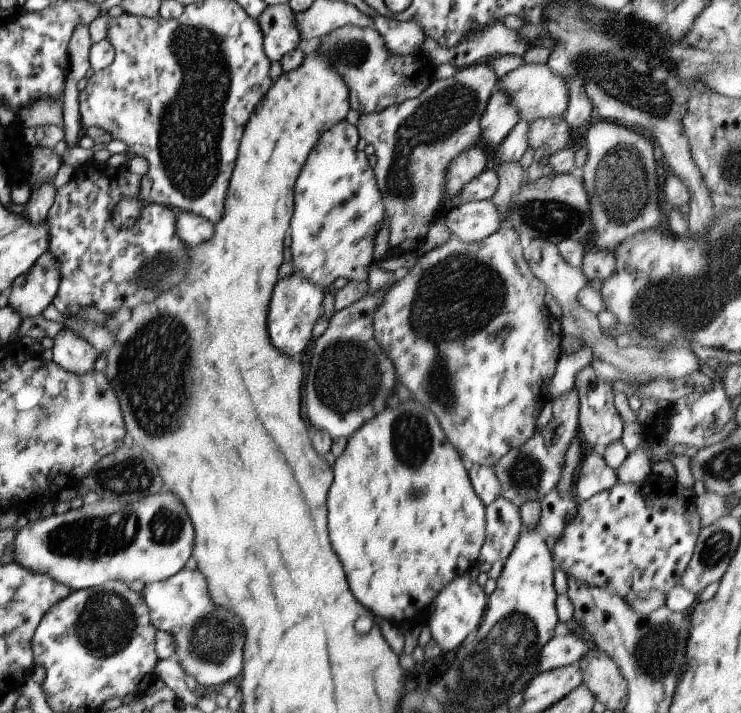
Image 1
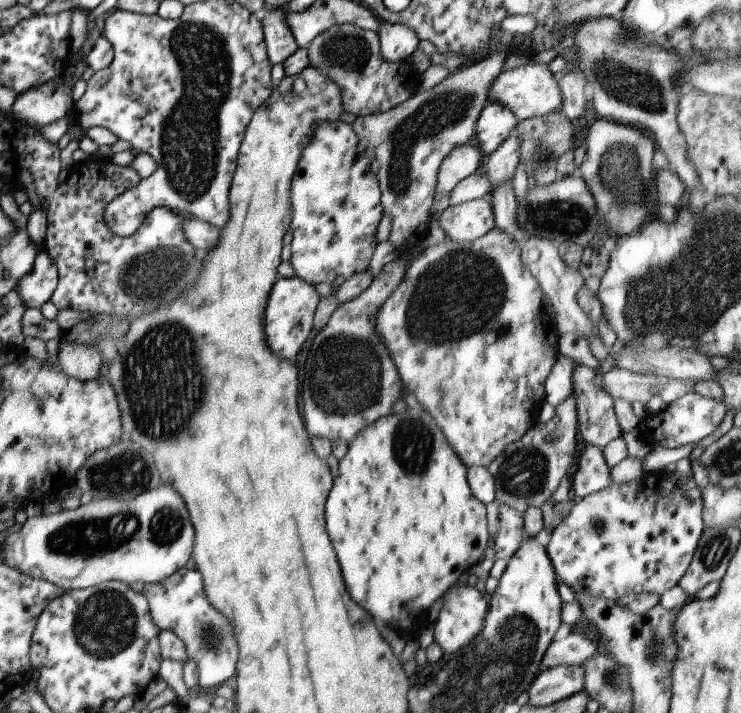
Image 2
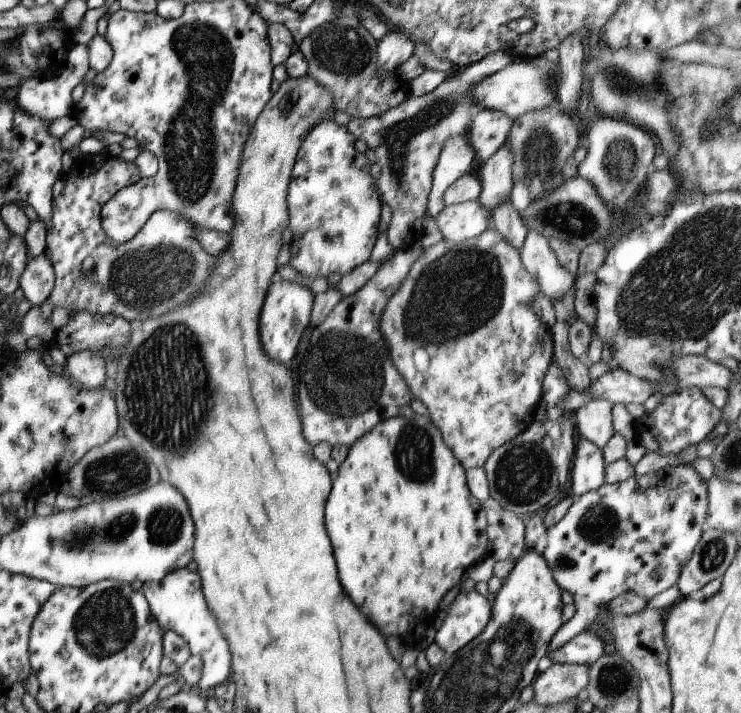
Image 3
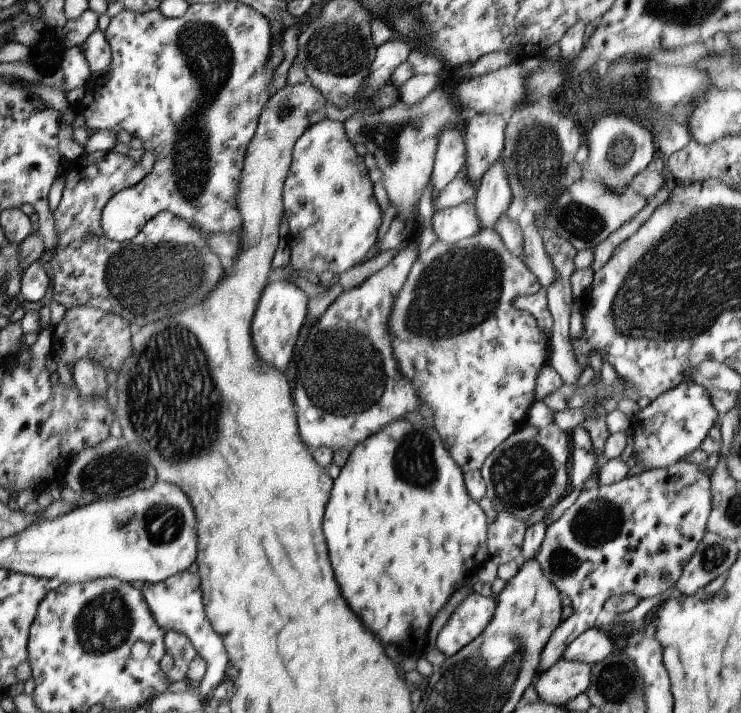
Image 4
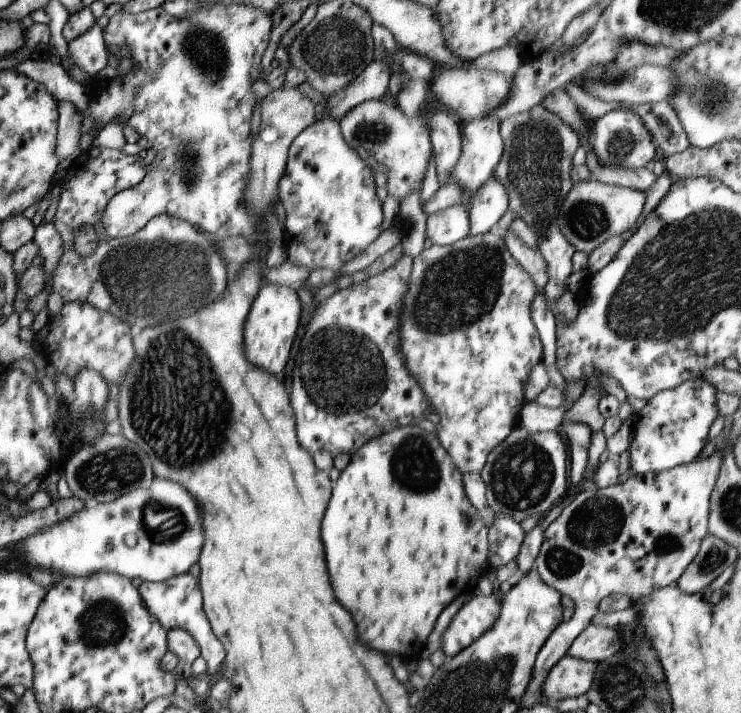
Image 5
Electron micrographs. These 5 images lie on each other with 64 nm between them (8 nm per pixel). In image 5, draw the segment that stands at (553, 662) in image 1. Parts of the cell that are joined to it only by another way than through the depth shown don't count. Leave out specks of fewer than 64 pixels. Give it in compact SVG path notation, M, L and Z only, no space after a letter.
M589 624L569 646L567 656L589 660L599 664L605 658L611 658L623 650L621 638L615 632L615 628L605 628L605 626L595 626Z

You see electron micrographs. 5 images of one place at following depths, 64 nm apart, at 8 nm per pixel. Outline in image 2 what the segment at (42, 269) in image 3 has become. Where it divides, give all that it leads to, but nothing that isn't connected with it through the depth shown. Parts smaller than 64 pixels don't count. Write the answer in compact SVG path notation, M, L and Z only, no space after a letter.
M45 250L37 252L31 270L23 274L23 278L17 282L15 292L19 294L25 308L41 308L41 304L45 304L51 298L55 288L57 268Z

